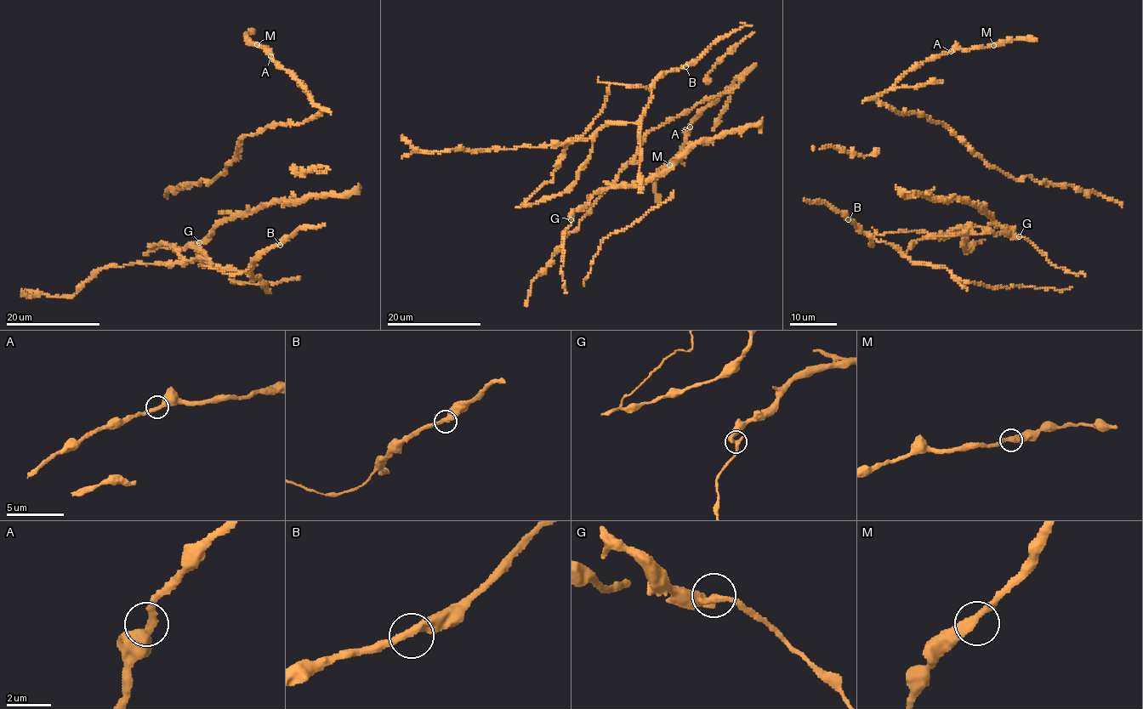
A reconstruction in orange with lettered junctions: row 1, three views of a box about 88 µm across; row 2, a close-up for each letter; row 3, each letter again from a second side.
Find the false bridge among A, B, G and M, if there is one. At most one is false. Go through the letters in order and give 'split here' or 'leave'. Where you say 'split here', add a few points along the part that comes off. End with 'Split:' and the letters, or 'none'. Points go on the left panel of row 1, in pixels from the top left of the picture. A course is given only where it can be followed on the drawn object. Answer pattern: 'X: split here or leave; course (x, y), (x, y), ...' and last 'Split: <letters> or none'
A: leave
B: leave
G: split here
M: leave
Split: G

